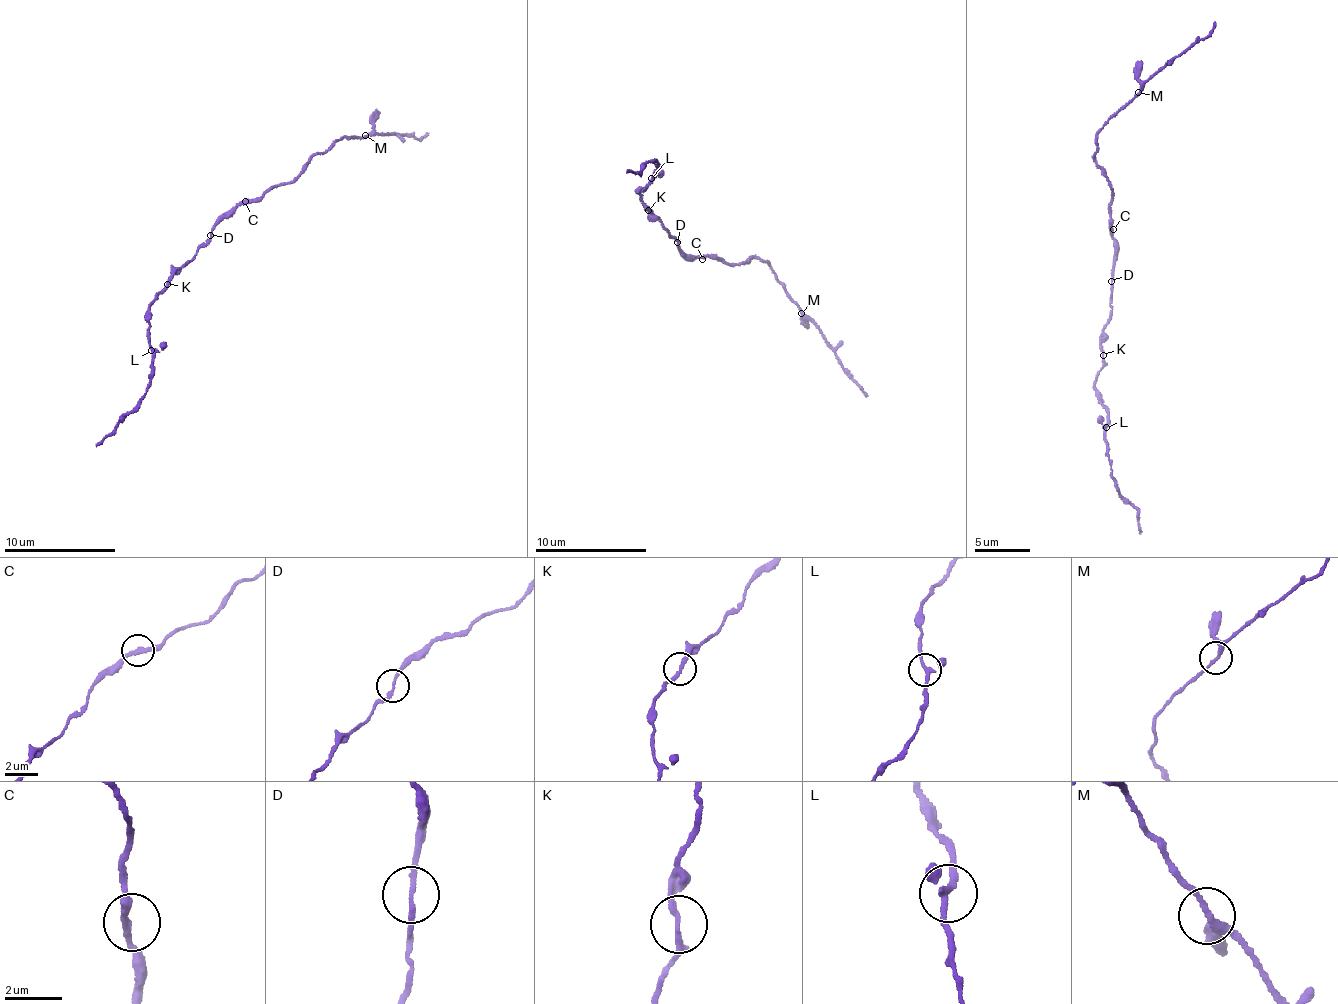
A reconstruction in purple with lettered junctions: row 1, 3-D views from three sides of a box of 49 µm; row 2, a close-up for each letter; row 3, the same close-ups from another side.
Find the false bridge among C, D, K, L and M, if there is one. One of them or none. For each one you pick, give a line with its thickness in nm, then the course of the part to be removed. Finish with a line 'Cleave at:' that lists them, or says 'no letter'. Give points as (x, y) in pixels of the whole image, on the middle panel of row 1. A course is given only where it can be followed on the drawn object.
Cleave at: no letter

